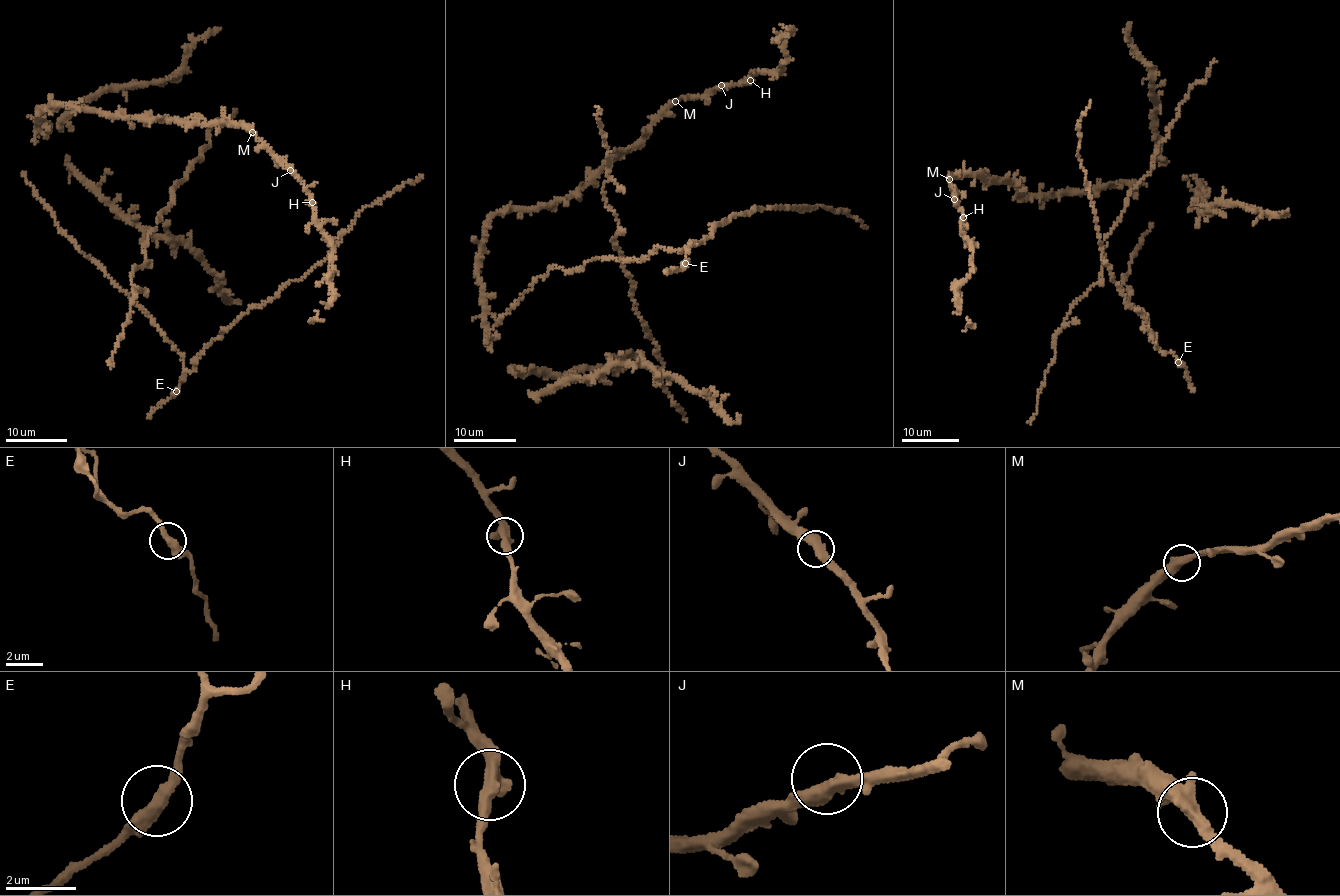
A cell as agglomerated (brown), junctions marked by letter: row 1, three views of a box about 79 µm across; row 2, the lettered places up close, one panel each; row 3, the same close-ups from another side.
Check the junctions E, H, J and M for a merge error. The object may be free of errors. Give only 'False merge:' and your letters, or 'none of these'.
False merge: none of these

